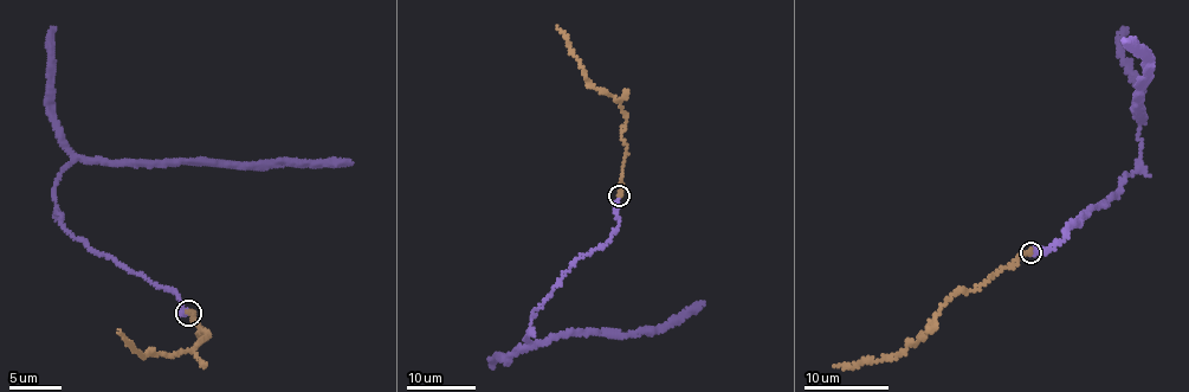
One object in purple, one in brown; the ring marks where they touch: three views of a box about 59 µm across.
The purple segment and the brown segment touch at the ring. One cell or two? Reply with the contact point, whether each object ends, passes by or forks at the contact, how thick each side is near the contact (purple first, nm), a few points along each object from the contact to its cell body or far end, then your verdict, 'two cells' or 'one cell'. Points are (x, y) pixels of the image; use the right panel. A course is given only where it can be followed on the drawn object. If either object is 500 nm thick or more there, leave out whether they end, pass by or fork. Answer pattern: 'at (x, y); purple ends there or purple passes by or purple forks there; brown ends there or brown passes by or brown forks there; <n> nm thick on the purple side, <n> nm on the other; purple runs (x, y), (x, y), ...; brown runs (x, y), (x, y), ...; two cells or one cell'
at (1031, 252); purple ends there; brown ends there; 360 nm thick on the purple side, 260 nm on the other; purple runs (1032, 254), (1049, 250), (1139, 167), (1143, 114), (1137, 103), (1151, 58), (1125, 40); brown runs (1032, 254), (1023, 254), (974, 289), (962, 290), (955, 295), (900, 355), (835, 365); one cell

